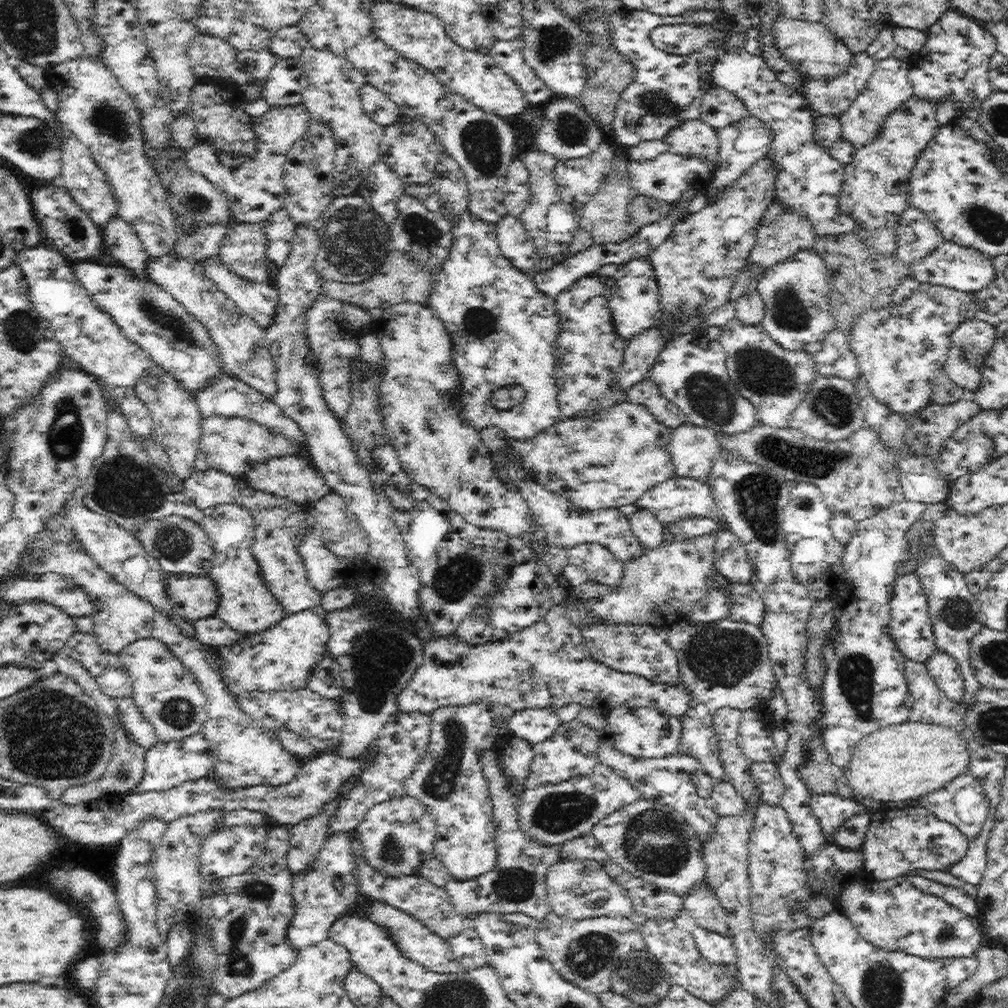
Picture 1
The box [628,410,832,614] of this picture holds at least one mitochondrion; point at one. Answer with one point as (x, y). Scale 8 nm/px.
(757, 493)

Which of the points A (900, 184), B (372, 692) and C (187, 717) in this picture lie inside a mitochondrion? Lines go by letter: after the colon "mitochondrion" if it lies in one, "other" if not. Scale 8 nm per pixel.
A: other
B: mitochondrion
C: mitochondrion

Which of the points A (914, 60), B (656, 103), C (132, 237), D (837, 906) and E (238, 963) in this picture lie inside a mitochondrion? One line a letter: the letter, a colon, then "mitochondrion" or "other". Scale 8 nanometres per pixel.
A: other
B: mitochondrion
C: other
D: other
E: mitochondrion

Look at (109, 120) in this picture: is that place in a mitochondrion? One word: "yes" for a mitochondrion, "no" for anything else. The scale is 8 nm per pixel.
yes

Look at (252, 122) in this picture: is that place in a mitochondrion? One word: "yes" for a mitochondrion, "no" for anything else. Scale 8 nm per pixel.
no

